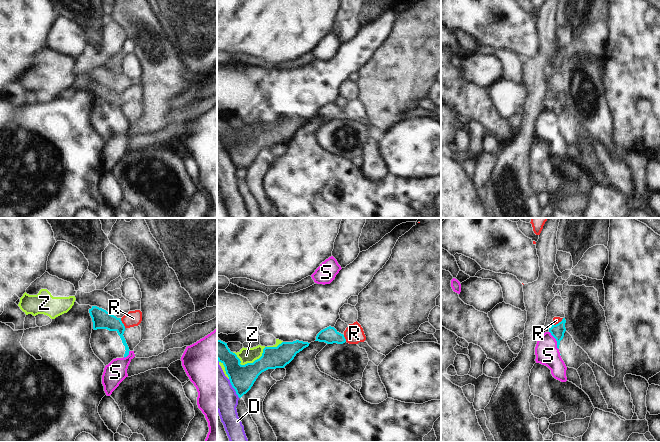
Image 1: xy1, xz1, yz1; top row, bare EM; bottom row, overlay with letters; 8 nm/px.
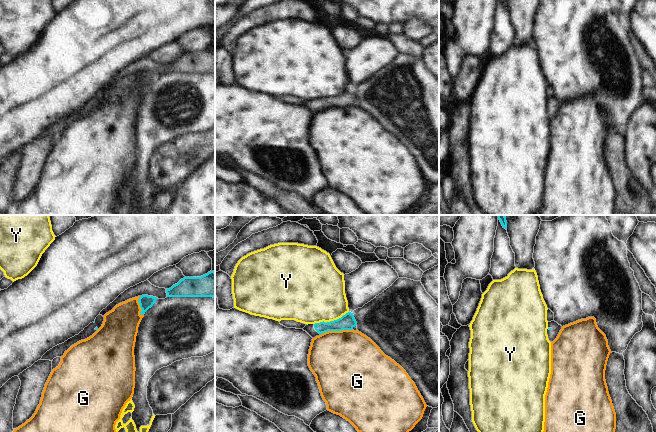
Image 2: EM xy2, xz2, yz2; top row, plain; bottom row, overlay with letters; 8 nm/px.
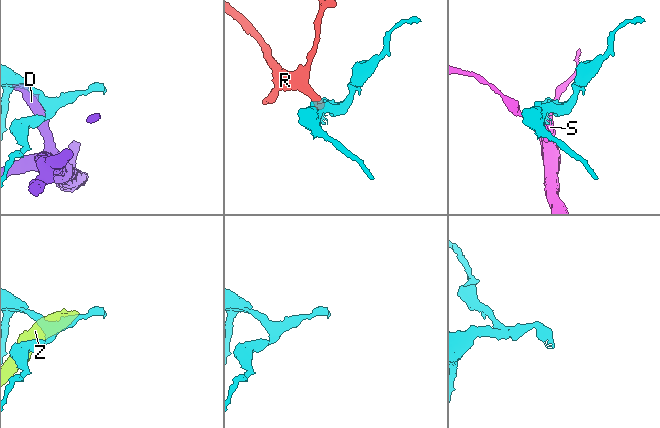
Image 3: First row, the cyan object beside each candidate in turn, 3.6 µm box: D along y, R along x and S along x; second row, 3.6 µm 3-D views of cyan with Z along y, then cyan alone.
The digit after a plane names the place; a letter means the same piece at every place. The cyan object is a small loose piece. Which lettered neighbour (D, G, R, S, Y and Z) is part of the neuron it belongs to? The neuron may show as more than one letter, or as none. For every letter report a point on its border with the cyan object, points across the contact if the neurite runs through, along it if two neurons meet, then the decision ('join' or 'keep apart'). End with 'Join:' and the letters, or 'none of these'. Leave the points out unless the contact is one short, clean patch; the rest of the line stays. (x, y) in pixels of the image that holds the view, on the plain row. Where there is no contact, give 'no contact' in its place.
D: xz1 (233, 163) | keep apart
G: xz2 (337, 106) | keep apart
R: xy1 (122, 99) | along xy1 (120, 94), (125, 103) | keep apart
S: yz1 (556, 116) | along yz1 (549, 107), (555, 115), (558, 125) | keep apart
Y: xz2 (337, 95) | along xz2 (348, 87), (340, 93), (327, 98) | keep apart
Z: xz1 (248, 139) | keep apart
Join: none of these

